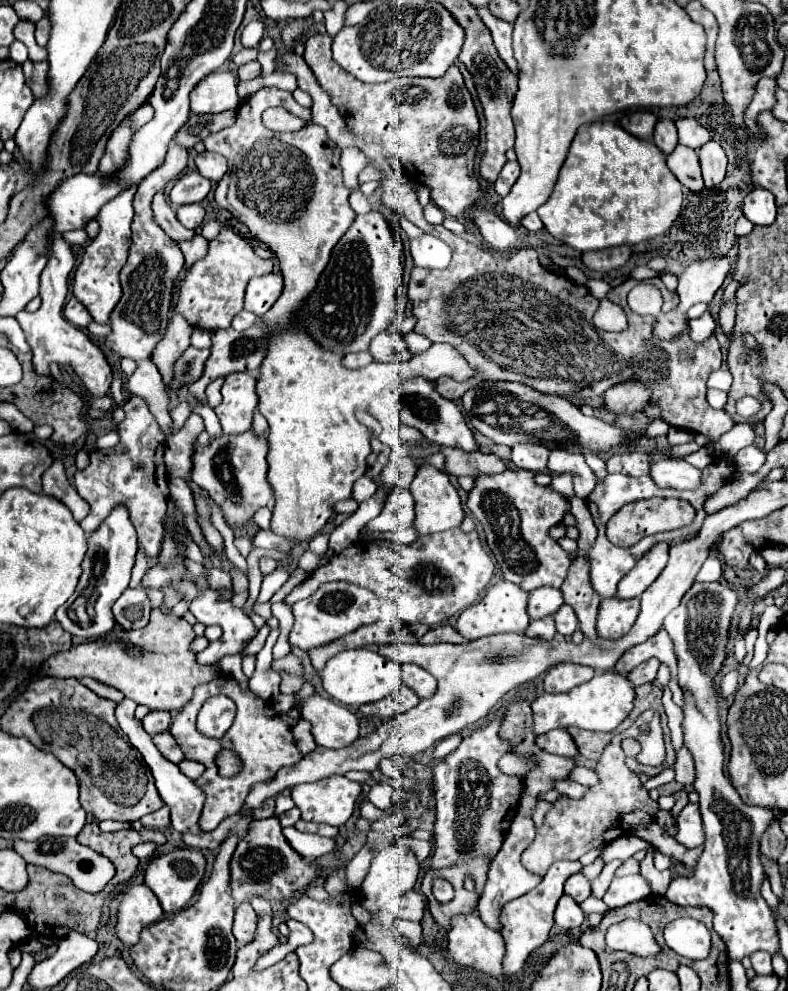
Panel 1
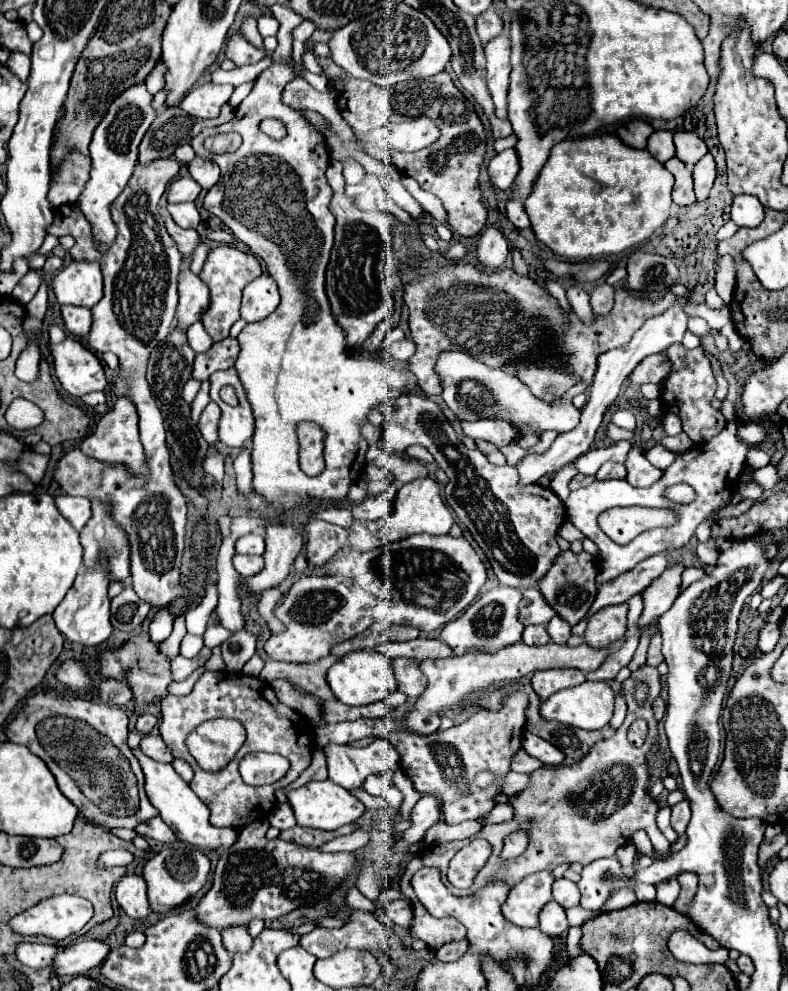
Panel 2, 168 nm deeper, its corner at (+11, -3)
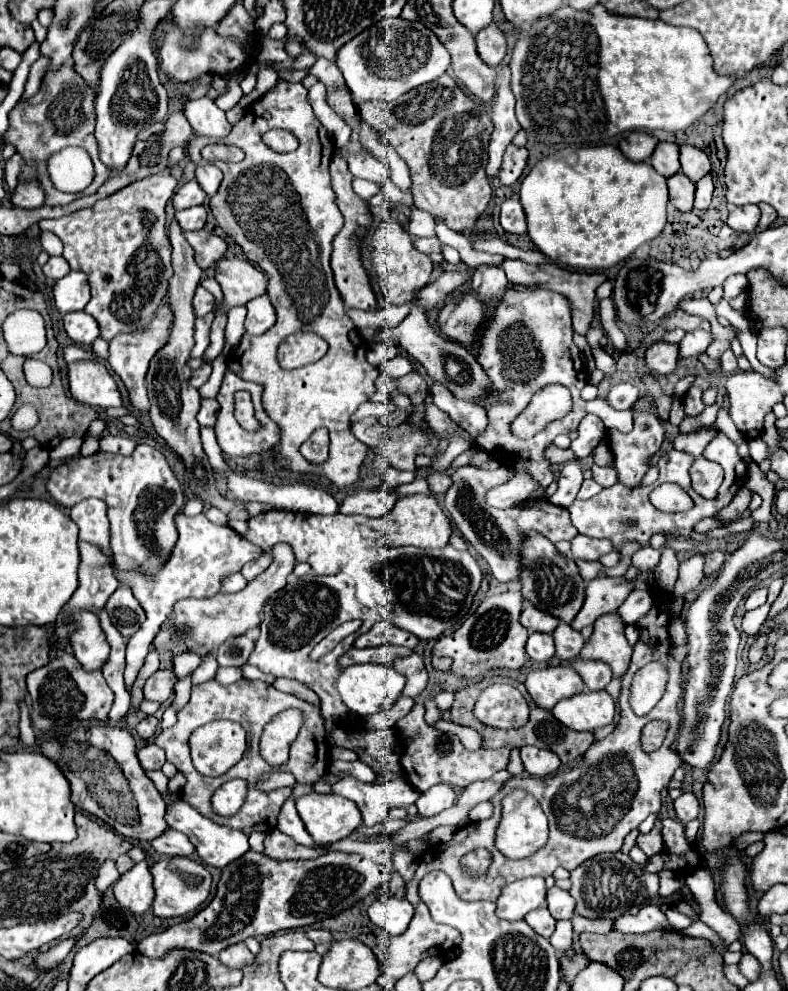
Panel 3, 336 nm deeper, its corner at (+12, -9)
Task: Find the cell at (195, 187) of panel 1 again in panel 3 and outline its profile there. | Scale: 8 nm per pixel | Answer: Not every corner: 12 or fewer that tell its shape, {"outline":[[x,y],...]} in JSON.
{"outline":[[197,181],[181,185],[173,195],[175,209],[187,209],[205,201]]}

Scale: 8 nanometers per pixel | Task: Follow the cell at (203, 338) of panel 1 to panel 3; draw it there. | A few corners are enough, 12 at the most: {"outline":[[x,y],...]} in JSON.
{"outline":[[213,313],[195,321],[193,357],[203,357],[209,347]]}

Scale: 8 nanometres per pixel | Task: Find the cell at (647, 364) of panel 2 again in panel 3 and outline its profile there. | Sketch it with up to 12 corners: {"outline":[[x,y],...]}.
{"outline":[[653,343],[645,365],[653,375],[671,375],[679,347]]}

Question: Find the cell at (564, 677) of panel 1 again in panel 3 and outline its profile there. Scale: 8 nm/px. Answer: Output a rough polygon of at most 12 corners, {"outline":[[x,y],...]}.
{"outline":[[573,667],[531,671],[525,687],[545,709],[585,691]]}

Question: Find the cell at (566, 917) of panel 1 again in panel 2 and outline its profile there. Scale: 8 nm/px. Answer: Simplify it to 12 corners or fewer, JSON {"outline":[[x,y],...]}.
{"outline":[[548,901],[538,913],[540,929],[550,937],[570,927],[564,907]]}

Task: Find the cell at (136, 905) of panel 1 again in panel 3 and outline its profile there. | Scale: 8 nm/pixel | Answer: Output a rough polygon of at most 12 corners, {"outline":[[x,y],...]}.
{"outline":[[149,863],[121,875],[113,891],[121,907],[143,915],[155,897]]}

